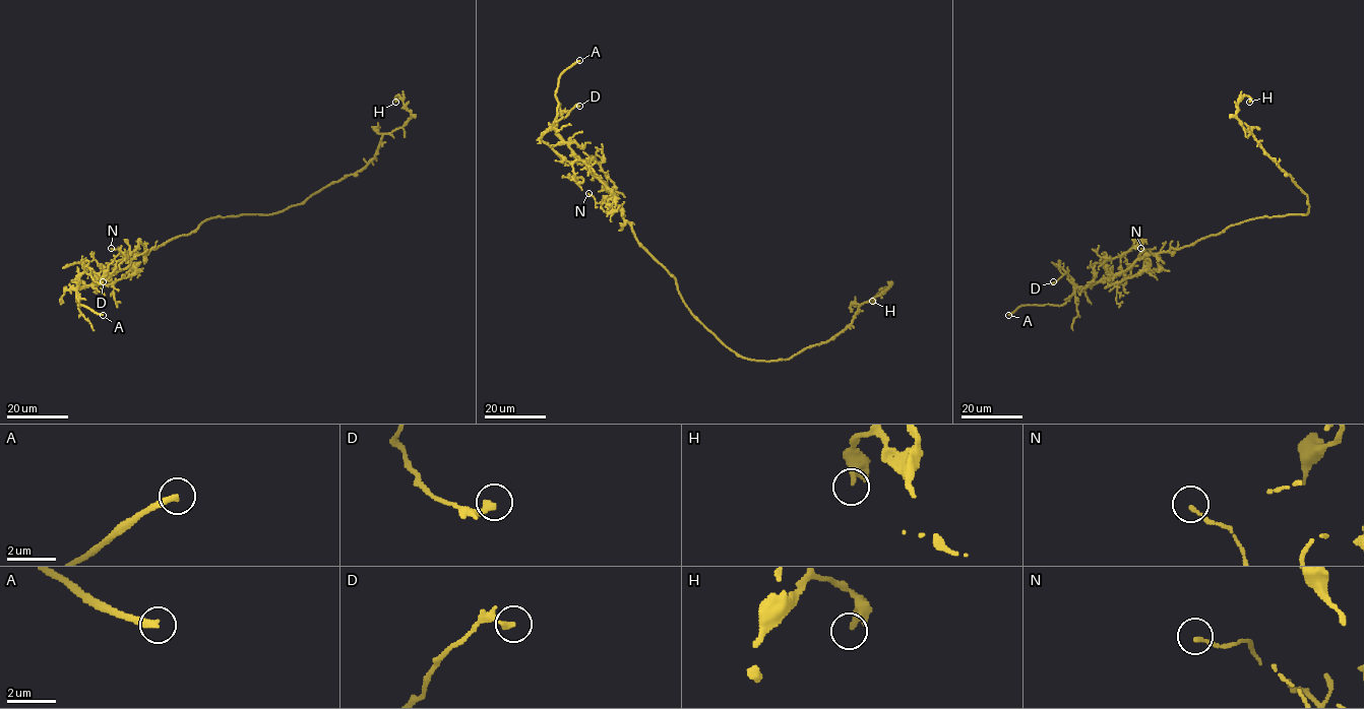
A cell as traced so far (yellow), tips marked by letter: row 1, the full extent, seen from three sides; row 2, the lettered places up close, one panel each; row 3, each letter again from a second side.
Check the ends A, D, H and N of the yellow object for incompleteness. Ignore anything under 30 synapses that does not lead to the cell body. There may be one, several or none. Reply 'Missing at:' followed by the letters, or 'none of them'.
Missing at: A

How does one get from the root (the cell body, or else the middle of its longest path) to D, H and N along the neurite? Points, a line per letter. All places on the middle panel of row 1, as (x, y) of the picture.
D: (684, 302), (676, 278), (638, 241), (607, 186), (557, 132), (556, 121), (579, 106)
H: (684, 302), (730, 349), (747, 359), (773, 361), (832, 338), (862, 304), (888, 287), (872, 301)
N: (684, 302), (676, 278), (638, 241), (607, 186), (578, 159), (613, 194), (597, 203), (588, 193)

